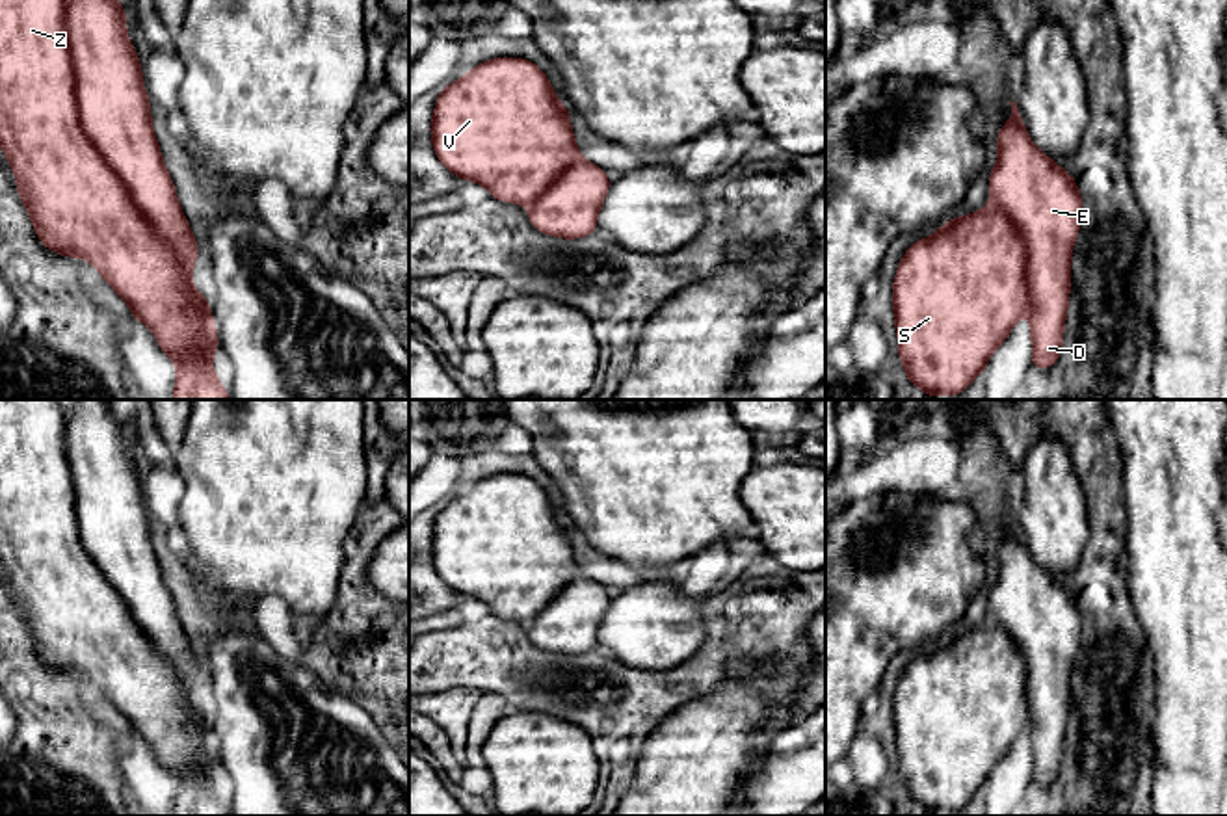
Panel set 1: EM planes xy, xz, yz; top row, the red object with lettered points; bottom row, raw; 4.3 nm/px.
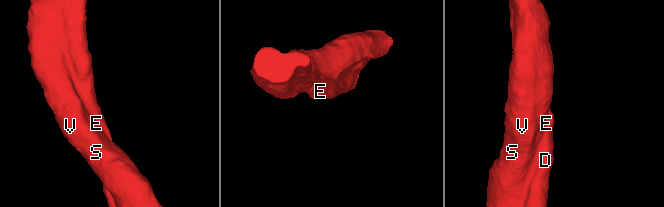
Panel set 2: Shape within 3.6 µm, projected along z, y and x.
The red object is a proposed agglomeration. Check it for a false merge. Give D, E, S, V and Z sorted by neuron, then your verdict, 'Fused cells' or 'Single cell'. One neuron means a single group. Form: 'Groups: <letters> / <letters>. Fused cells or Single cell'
Groups: D E / S V Z. Fused cells

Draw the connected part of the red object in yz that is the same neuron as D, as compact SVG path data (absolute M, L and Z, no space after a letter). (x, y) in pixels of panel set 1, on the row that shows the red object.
M1015 102L1011 119L996 136L998 160L989 177L991 204L1013 223L1026 247L1026 286L1030 301L1032 368L1049 370L1060 357L1071 288L1071 253L1082 223L1082 197L1076 180L1058 167L1026 134Z

